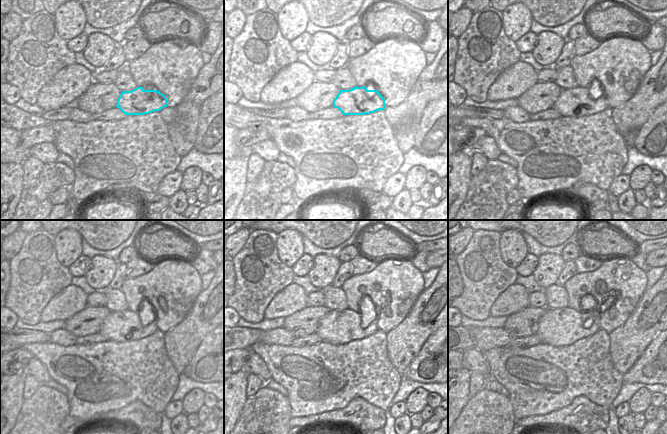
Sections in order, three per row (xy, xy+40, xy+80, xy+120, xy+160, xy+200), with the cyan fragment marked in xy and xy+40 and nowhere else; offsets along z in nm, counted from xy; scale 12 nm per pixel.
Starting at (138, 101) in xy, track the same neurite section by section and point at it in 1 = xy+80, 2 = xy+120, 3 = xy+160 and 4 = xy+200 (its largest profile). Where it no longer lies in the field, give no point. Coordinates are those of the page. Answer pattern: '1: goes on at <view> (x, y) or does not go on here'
1: goes on at xy+80 (579, 101)
2: goes on at xy+120 (120, 326)
3: goes on at xy+160 (337, 327)
4: goes on at xy+200 (558, 327)

